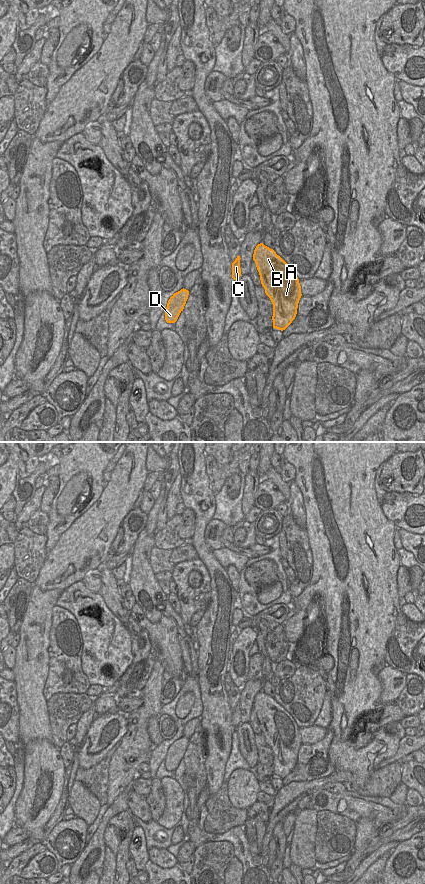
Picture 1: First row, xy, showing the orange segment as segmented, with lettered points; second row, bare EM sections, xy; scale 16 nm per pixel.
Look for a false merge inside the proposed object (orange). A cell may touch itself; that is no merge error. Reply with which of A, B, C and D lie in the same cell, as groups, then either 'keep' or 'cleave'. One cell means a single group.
A B C D | keep

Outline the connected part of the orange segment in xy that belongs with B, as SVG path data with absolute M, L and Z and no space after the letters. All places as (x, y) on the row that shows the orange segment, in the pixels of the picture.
M260 243L253 254L261 284L273 304L273 328L285 330L295 319L302 296L293 269L273 249Z

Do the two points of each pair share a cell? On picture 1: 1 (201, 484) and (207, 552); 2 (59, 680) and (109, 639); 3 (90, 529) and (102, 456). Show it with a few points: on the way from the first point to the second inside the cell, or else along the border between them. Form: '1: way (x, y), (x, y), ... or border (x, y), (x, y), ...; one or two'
1: way (196, 501), (200, 510), (200, 535); one
2: border (81, 638), (81, 670), (90, 684); two
3: border (104, 488), (100, 496), (77, 517); two

